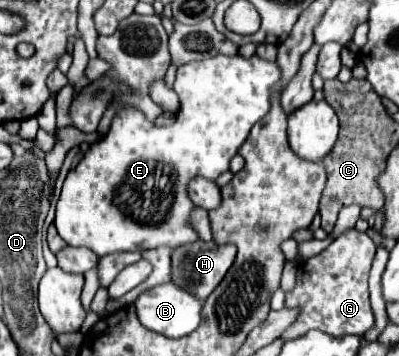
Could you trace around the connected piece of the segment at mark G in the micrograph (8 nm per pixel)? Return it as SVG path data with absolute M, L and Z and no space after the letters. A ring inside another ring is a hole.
M356 228L340 234L326 250L312 256L298 268L296 288L286 294L288 308L300 308L298 322L286 330L284 340L298 338L306 334L306 330L322 330L332 336L360 334L364 336L370 328L374 328L374 312L370 308L368 294L368 274L374 260L376 244L366 232L358 232Z

